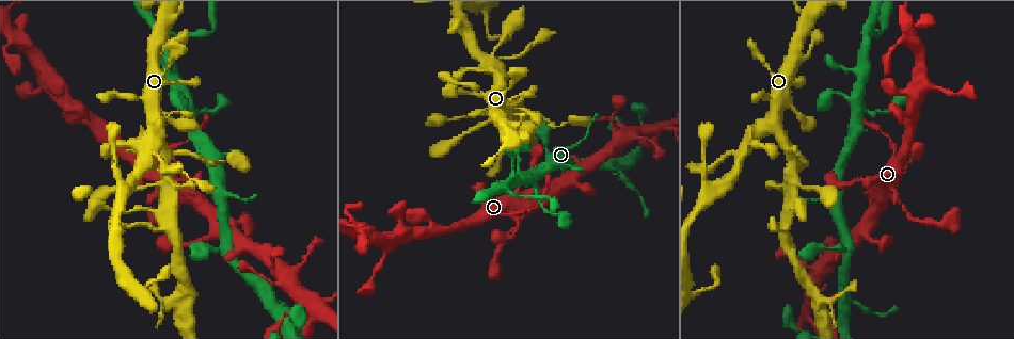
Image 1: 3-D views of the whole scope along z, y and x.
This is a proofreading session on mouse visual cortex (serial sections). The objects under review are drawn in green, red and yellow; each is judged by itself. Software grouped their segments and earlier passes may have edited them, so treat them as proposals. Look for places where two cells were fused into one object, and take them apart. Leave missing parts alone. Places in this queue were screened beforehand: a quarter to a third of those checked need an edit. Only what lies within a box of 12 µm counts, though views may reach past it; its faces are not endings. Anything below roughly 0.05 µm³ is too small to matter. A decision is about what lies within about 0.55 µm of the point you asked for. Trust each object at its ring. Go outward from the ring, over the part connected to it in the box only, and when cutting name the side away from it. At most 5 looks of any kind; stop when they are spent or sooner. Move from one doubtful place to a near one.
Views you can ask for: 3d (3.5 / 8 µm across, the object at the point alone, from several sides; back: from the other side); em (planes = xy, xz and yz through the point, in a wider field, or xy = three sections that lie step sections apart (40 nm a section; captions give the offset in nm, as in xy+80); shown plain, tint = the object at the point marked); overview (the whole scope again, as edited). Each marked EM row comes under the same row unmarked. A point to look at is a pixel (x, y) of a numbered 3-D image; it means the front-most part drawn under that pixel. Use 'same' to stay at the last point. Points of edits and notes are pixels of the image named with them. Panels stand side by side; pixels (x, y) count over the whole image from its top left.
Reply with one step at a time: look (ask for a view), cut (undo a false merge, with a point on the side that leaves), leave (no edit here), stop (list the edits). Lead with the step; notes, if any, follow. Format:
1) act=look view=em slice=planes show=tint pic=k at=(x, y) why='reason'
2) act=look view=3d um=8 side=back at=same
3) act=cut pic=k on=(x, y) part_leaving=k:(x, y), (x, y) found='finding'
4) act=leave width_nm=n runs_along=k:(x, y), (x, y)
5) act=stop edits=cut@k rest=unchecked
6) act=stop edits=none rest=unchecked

act=look view=3d um=3.5 pic=1 at=(803, 60) why='three-way junction'

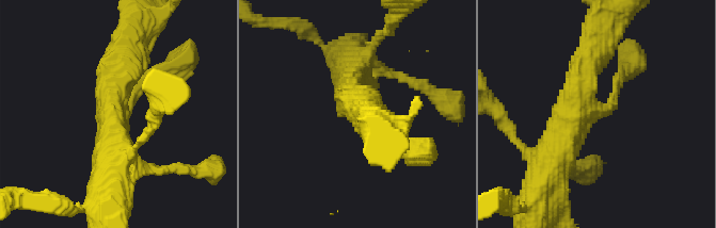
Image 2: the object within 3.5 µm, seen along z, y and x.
act=look view=em slice=xy step=1 show=tint pic=2 at=(600, 113)

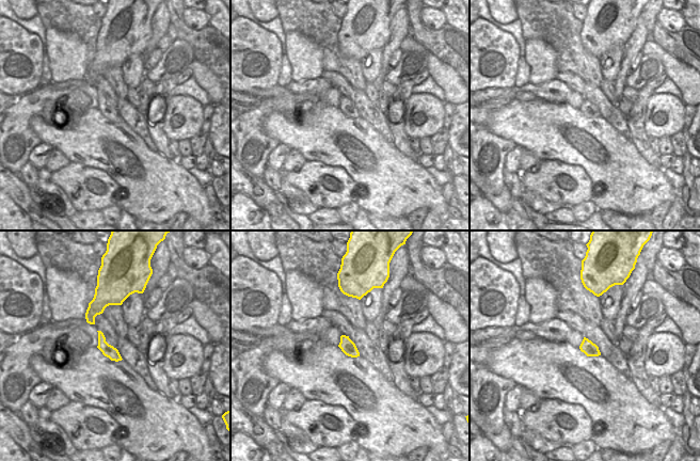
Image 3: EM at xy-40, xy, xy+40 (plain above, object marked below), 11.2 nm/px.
act=leave arm_widths_nm=150,450,450 runs_along=2:(551, 152), (575, 114), (605, 110), (624, 68) found='all the same cell'

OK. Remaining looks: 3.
act=look view=3d um=3.5 pic=1 at=(773, 123) why='arms part here'

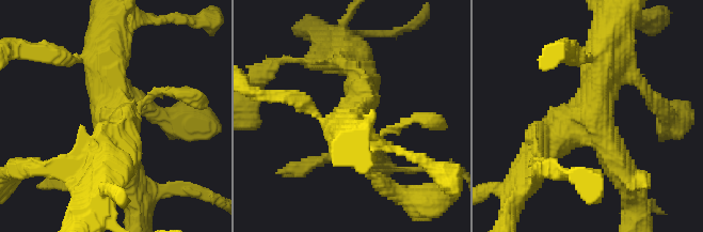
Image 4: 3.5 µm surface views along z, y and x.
act=leave runs_along=4:(98, 49), (125, 178) found='continuous, no second cell'

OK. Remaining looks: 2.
act=stop edits=none rest=unchecked

